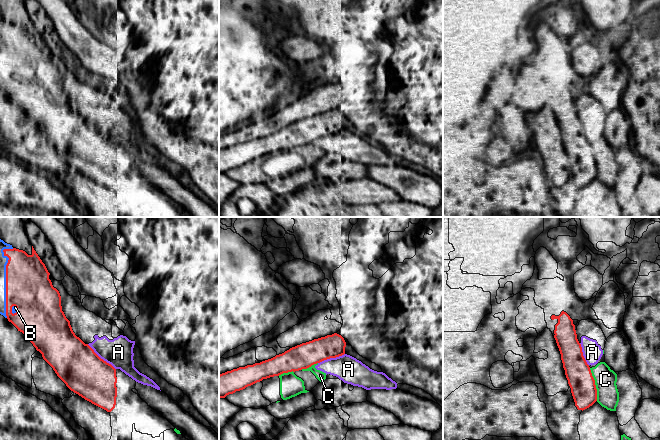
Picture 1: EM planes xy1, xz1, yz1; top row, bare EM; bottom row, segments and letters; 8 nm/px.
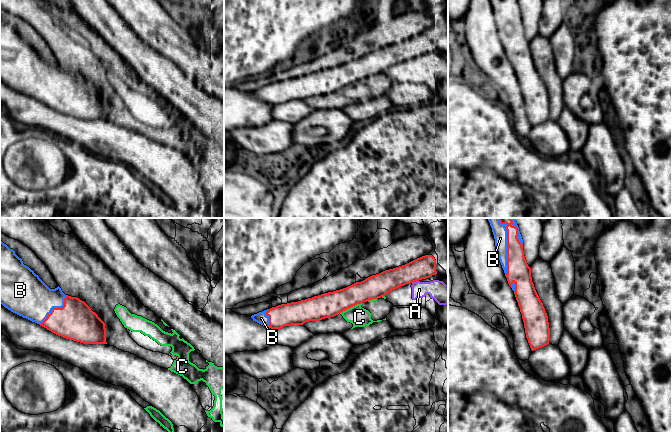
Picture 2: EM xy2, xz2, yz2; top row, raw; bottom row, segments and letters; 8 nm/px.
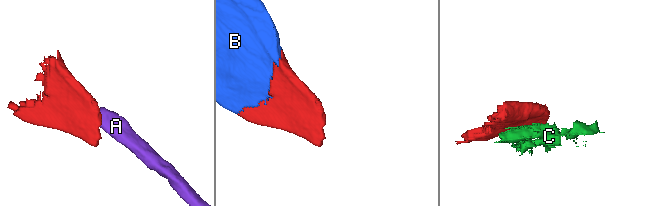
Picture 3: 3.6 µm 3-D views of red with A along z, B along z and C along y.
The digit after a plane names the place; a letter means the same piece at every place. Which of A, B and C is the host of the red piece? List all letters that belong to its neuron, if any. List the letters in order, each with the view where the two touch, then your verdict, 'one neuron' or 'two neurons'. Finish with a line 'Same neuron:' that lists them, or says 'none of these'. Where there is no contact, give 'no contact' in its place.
A: xy1 | two neurons
B: yz2 | one neuron
C: yz1 | two neurons
Same neuron: B

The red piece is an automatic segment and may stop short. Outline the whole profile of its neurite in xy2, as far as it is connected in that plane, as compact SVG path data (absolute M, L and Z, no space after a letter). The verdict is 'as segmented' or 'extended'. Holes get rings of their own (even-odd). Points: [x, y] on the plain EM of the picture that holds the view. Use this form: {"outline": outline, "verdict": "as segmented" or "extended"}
{"outline": "M0 17L0 80L63 114L83 120L107 120L105 99L77 73L65 71L58 62L50 65L23 40L13 25Z", "verdict": "extended"}

